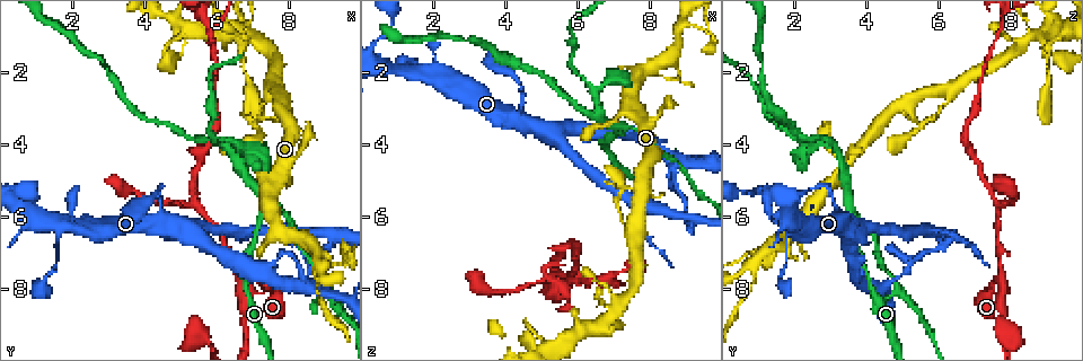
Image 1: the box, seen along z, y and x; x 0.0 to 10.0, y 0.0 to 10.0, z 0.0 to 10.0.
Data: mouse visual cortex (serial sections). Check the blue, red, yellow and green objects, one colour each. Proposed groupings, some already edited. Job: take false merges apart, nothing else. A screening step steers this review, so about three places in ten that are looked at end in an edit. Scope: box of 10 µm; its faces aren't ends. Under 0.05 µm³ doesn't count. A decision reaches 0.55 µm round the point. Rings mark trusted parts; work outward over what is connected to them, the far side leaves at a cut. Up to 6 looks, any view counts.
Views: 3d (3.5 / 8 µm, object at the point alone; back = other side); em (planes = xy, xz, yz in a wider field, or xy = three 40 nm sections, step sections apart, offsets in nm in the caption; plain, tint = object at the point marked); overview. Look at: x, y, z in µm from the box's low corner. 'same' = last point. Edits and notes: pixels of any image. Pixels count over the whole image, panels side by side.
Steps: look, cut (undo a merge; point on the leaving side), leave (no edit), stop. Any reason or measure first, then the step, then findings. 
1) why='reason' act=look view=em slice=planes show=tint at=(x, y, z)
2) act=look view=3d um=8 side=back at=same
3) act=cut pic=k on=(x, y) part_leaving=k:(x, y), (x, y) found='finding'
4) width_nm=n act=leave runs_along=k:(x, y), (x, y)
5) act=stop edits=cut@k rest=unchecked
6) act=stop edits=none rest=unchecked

why='arms part here' act=look view=3d um=3.5 at=(6.50, 4.45, 3.25)

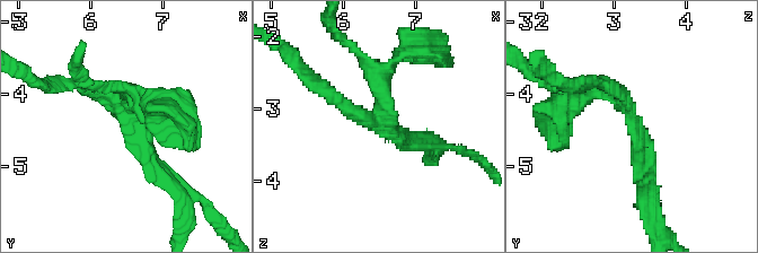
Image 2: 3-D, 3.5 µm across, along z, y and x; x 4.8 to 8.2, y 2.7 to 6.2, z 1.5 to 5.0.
arms=3 arm_widths_nm=200,200,200 why='need the tissue' act=look view=em slice=xy step=1 show=tint at=(6.55, 4.35, 3.30)

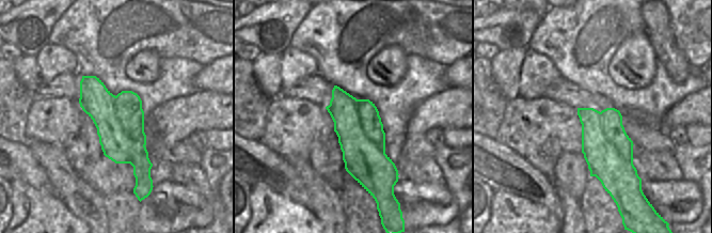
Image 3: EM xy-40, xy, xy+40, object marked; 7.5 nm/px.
act=cut pic=2 on=(384, 76) found='two cells meet here'

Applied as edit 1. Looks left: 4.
why='a fork' act=look view=3d um=3.5 at=(6.80, 7.80, 7.70)

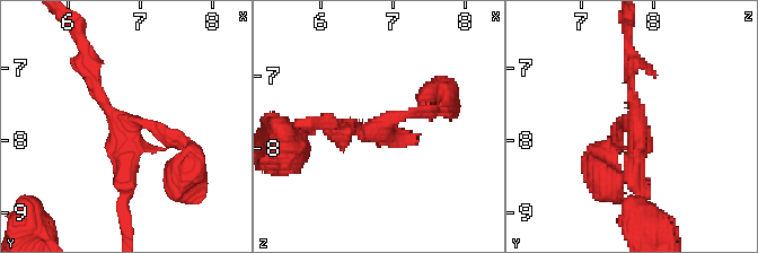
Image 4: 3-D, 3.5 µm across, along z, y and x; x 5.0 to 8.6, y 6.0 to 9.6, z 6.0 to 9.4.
why='now the EM' act=look view=em slice=xy step=5 show=tint at=(6.85, 7.80, 7.70)

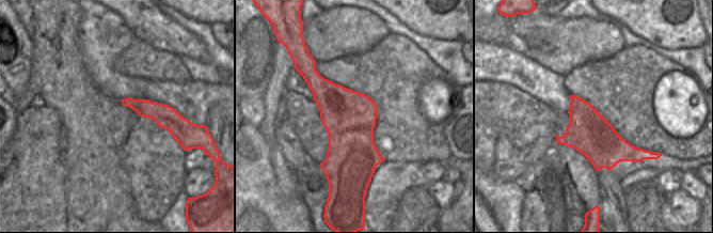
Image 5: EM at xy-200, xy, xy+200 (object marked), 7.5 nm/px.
act=leave runs_along=4:(440, 108), (343, 127) found='continuous, no second cell'

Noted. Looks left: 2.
act=stop edits=cut@2 rest=unchecked

